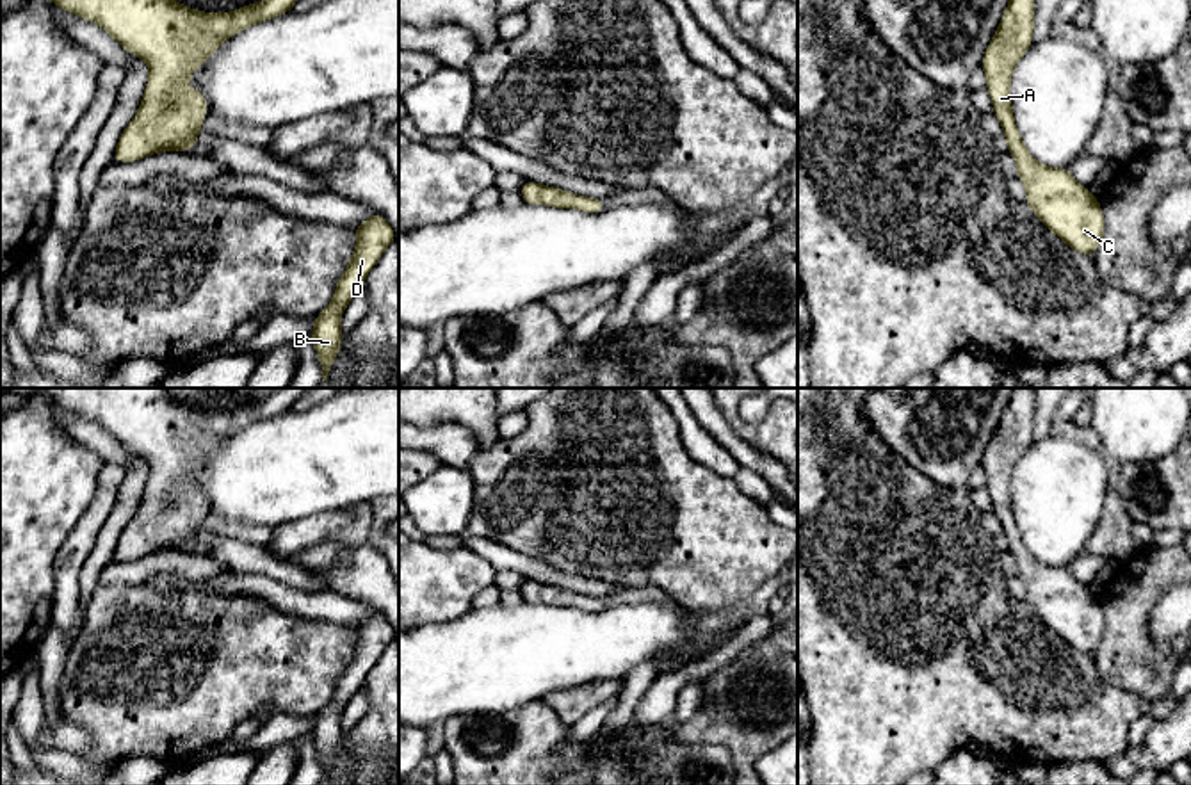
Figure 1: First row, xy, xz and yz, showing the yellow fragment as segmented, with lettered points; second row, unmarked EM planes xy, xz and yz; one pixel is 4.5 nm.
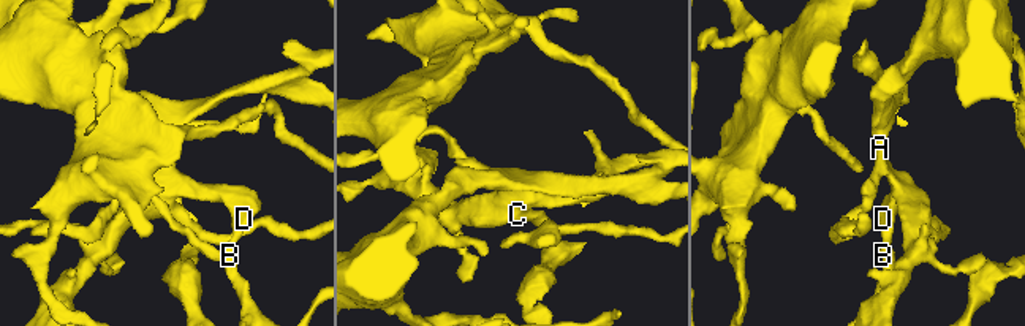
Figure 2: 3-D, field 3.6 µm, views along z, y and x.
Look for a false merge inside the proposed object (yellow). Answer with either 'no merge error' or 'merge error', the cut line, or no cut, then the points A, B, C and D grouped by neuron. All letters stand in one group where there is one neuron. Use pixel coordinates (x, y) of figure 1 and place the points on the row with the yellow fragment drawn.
no merge error; cut none; groups A B C D

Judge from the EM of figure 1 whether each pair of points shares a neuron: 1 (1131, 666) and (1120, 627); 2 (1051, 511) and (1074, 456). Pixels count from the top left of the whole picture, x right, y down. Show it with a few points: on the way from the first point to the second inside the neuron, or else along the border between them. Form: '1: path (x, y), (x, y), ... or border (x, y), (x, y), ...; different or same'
1: path (1127, 657), (1126, 636); same
2: path (1058, 497), (1058, 486), (1067, 470); same

